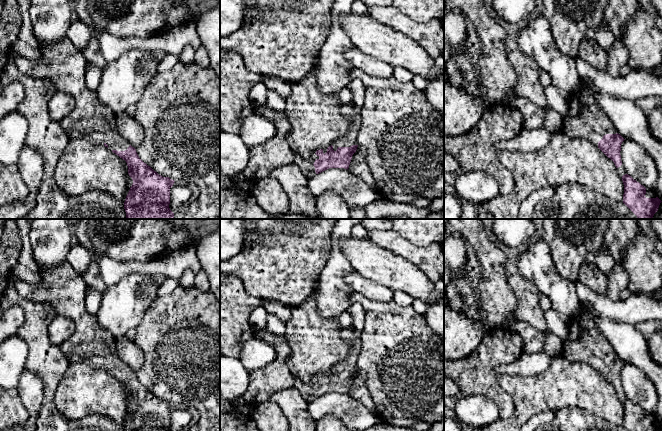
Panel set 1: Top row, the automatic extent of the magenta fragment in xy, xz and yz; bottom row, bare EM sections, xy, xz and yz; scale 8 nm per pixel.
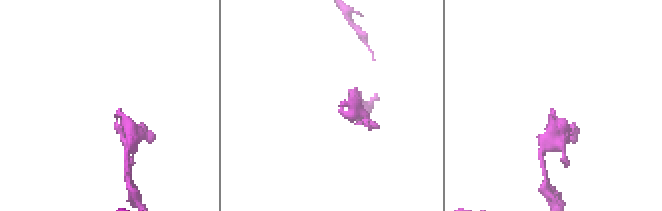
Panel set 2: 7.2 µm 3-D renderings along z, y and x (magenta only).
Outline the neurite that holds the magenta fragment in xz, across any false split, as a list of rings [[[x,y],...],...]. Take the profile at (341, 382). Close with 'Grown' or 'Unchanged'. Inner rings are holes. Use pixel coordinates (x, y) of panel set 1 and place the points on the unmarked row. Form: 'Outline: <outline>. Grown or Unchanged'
Outline: [[[352,327],[343,329],[342,339],[349,345],[350,351],[346,358],[335,364],[328,372],[317,374],[309,383],[295,380],[296,388],[308,403],[313,402],[329,392],[349,392],[353,378],[358,371],[357,361],[360,350]]]. Grown

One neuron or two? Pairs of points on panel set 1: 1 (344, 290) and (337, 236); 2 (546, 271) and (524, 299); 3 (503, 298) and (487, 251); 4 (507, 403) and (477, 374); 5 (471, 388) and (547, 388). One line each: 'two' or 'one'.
1: one
2: two
3: one
4: one
5: two

